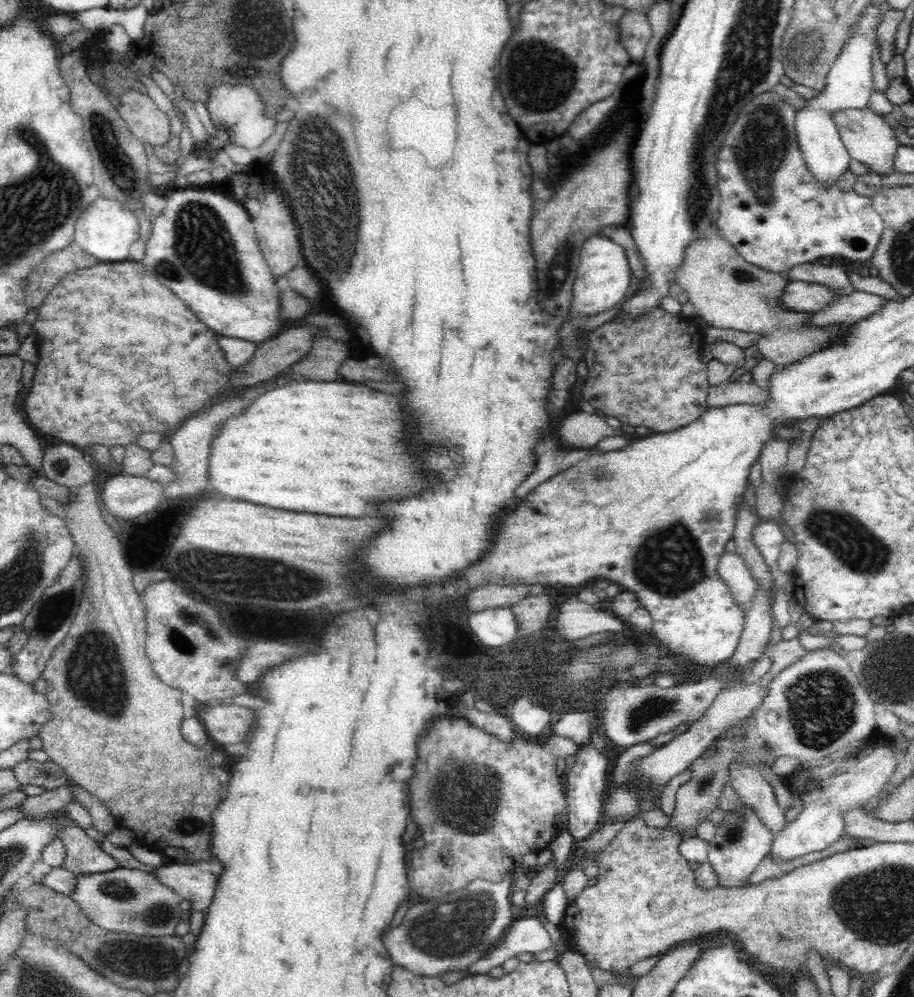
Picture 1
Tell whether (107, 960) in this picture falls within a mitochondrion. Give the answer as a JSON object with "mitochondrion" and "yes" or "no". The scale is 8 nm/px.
{"mitochondrion":"yes"}

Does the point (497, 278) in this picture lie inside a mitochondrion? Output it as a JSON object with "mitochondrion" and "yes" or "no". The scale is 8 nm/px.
{"mitochondrion":"no"}

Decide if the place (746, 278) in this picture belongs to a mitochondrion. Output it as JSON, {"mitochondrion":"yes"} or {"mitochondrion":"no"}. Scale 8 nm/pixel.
{"mitochondrion":"yes"}

